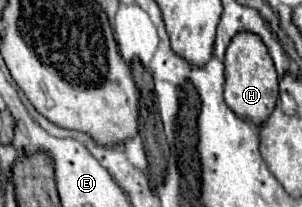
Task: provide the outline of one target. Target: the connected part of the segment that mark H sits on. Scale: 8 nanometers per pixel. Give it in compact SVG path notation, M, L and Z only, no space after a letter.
M243 32L235 36L225 52L225 102L227 106L243 120L261 126L277 106L279 100L279 78L273 68L273 60L267 52L267 46L259 36L249 36Z

